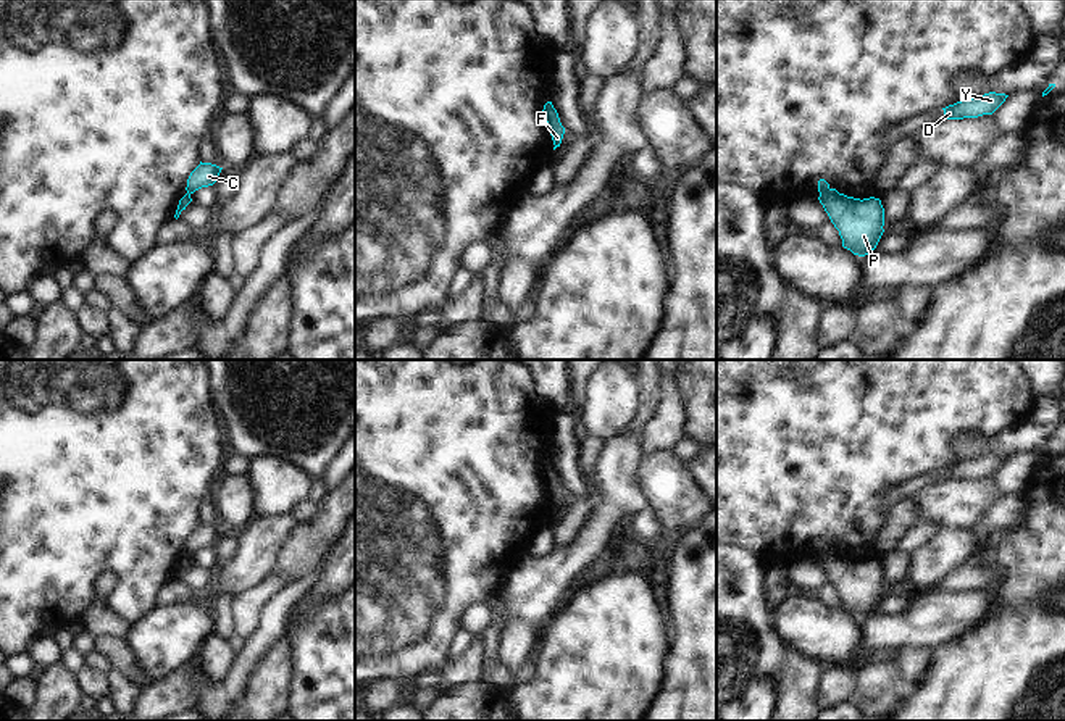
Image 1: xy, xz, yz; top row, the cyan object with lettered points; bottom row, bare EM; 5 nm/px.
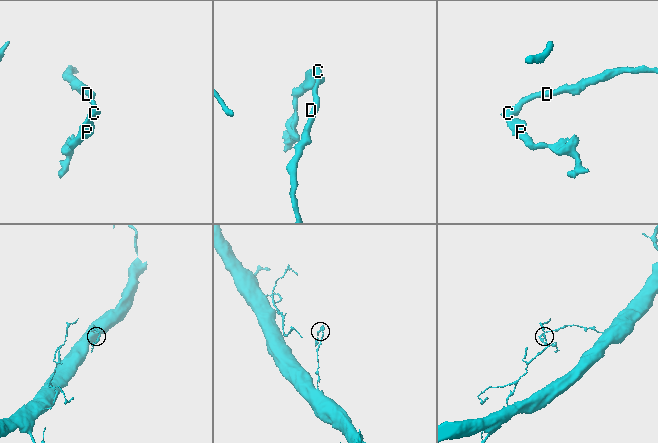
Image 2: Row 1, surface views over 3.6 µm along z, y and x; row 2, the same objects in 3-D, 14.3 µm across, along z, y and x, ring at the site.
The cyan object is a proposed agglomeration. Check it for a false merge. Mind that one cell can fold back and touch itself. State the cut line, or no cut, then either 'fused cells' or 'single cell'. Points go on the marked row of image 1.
cut in yz along (828, 187), (820, 195); fused cells

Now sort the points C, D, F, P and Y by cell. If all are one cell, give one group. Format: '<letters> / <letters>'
C D Y / F P

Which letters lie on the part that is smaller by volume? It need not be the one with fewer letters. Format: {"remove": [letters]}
{"remove": ["F", "P"]}

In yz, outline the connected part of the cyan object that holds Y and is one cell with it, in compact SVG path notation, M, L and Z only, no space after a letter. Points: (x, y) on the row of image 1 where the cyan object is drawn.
M989 92L970 100L962 100L954 105L949 105L944 110L946 119L963 119L963 118L978 118L983 115L992 115L1007 98L1005 94Z

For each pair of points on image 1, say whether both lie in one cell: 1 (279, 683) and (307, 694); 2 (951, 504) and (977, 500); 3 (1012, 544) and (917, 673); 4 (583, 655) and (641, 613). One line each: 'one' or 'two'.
1: two
2: one
3: two
4: one

